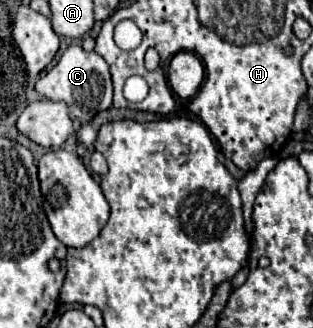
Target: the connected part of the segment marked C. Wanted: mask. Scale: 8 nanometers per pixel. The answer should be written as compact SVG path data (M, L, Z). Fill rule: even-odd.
M79 44L69 46L59 62L45 74L45 78L39 78L35 84L35 92L45 96L53 102L65 102L69 106L69 114L73 122L87 124L93 120L93 116L101 110L107 110L111 106L113 98L113 82L107 68L107 62L97 52L85 52Z

